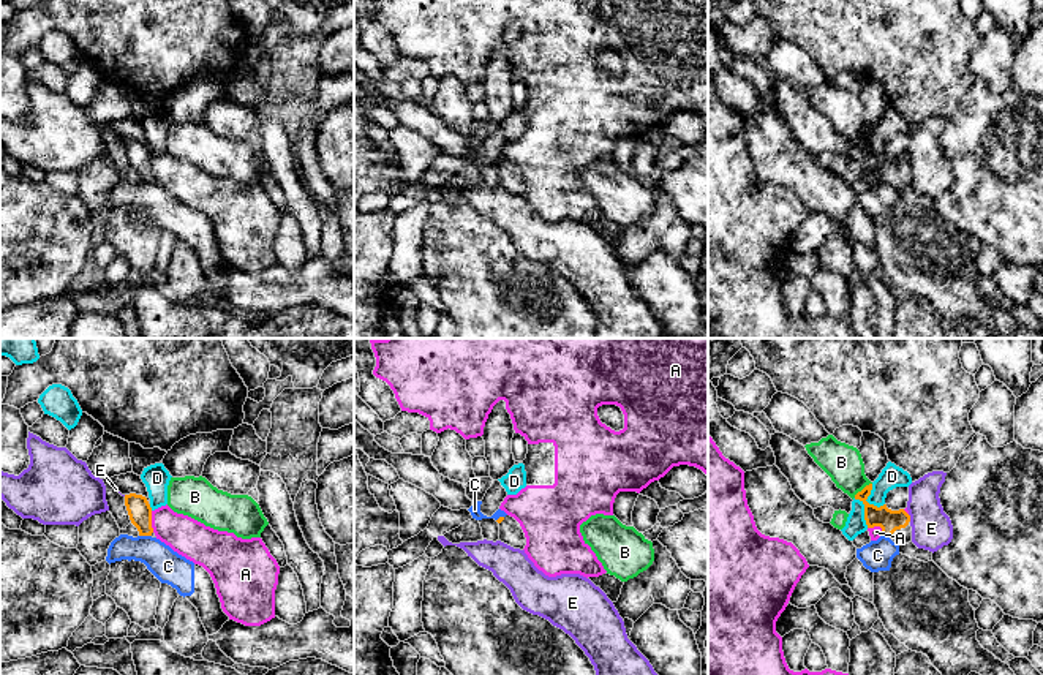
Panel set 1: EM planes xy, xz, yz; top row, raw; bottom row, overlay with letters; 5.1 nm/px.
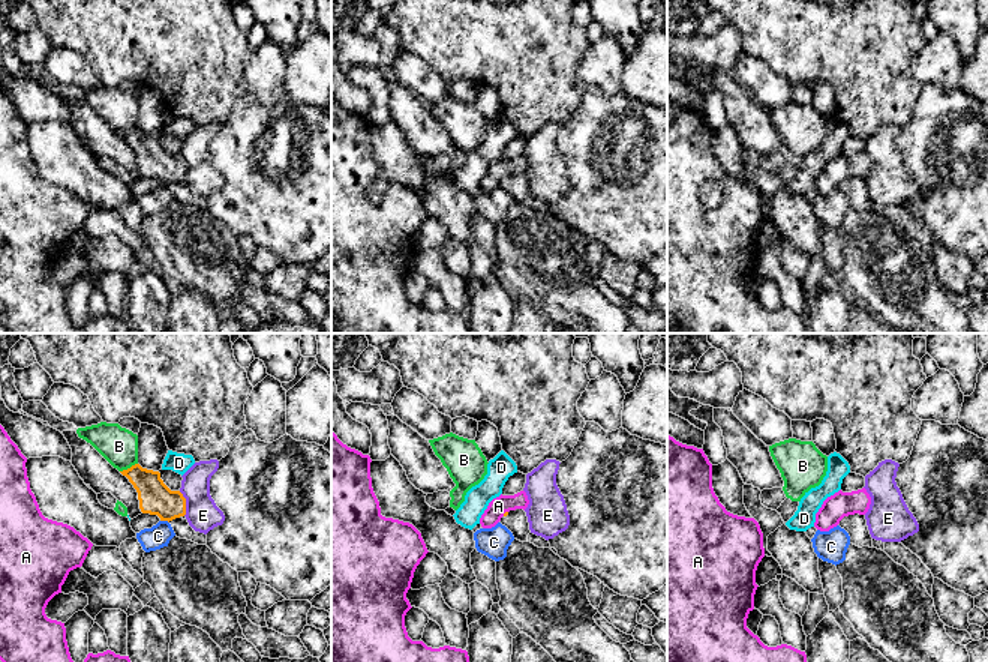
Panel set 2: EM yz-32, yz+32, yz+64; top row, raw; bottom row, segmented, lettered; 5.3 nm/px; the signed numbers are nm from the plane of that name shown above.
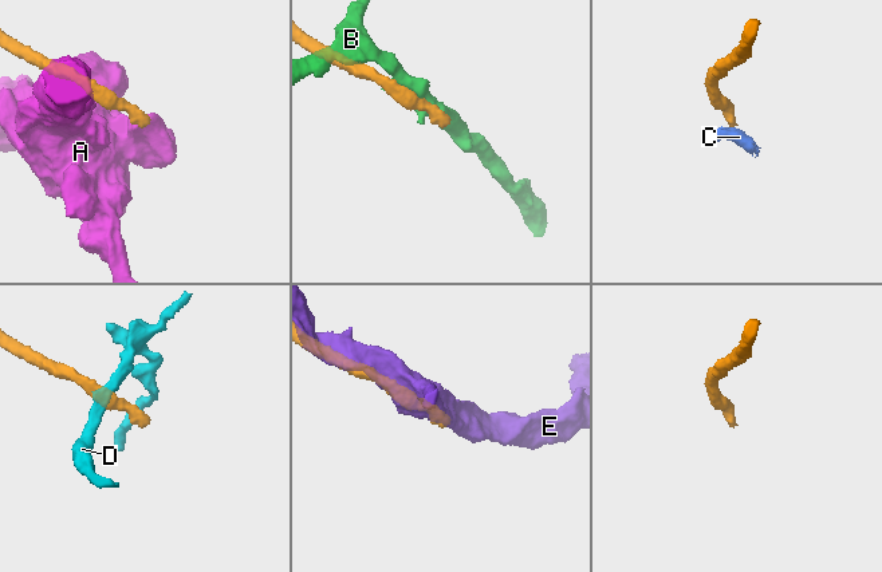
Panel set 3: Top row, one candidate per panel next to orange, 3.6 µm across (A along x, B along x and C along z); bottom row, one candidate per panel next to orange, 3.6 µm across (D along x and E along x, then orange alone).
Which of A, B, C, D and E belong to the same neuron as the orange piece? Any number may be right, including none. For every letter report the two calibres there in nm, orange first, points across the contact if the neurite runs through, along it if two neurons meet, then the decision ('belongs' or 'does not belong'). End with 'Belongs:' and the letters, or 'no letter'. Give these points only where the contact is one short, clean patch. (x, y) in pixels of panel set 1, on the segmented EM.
A: 120 nm thick on the orange side, 200 nm on the other; border along xy (150, 511), (150, 527), (154, 531); does not belong
B: 110 nm thick on the orange side, 190 nm on the other; does not belong
C: 120 nm thick on the orange side, 170 nm on the other; border along xy (139, 535), (150, 536); does not belong
D: 110 nm thick on the orange side, 120 nm on the other; border along yz (873, 484), (871, 493), (863, 501), (866, 527); does not belong
E: 110 nm thick on the orange side, 200 nm on the other; border along yz (907, 514), (911, 520); does not belong
Belongs: no letter

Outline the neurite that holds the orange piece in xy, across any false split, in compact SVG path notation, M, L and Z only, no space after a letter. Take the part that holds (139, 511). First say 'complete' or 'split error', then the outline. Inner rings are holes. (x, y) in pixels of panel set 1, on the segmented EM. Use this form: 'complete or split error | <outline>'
complete | M136 493L125 495L125 506L131 523L139 531L139 536L152 536L152 507L147 498Z

